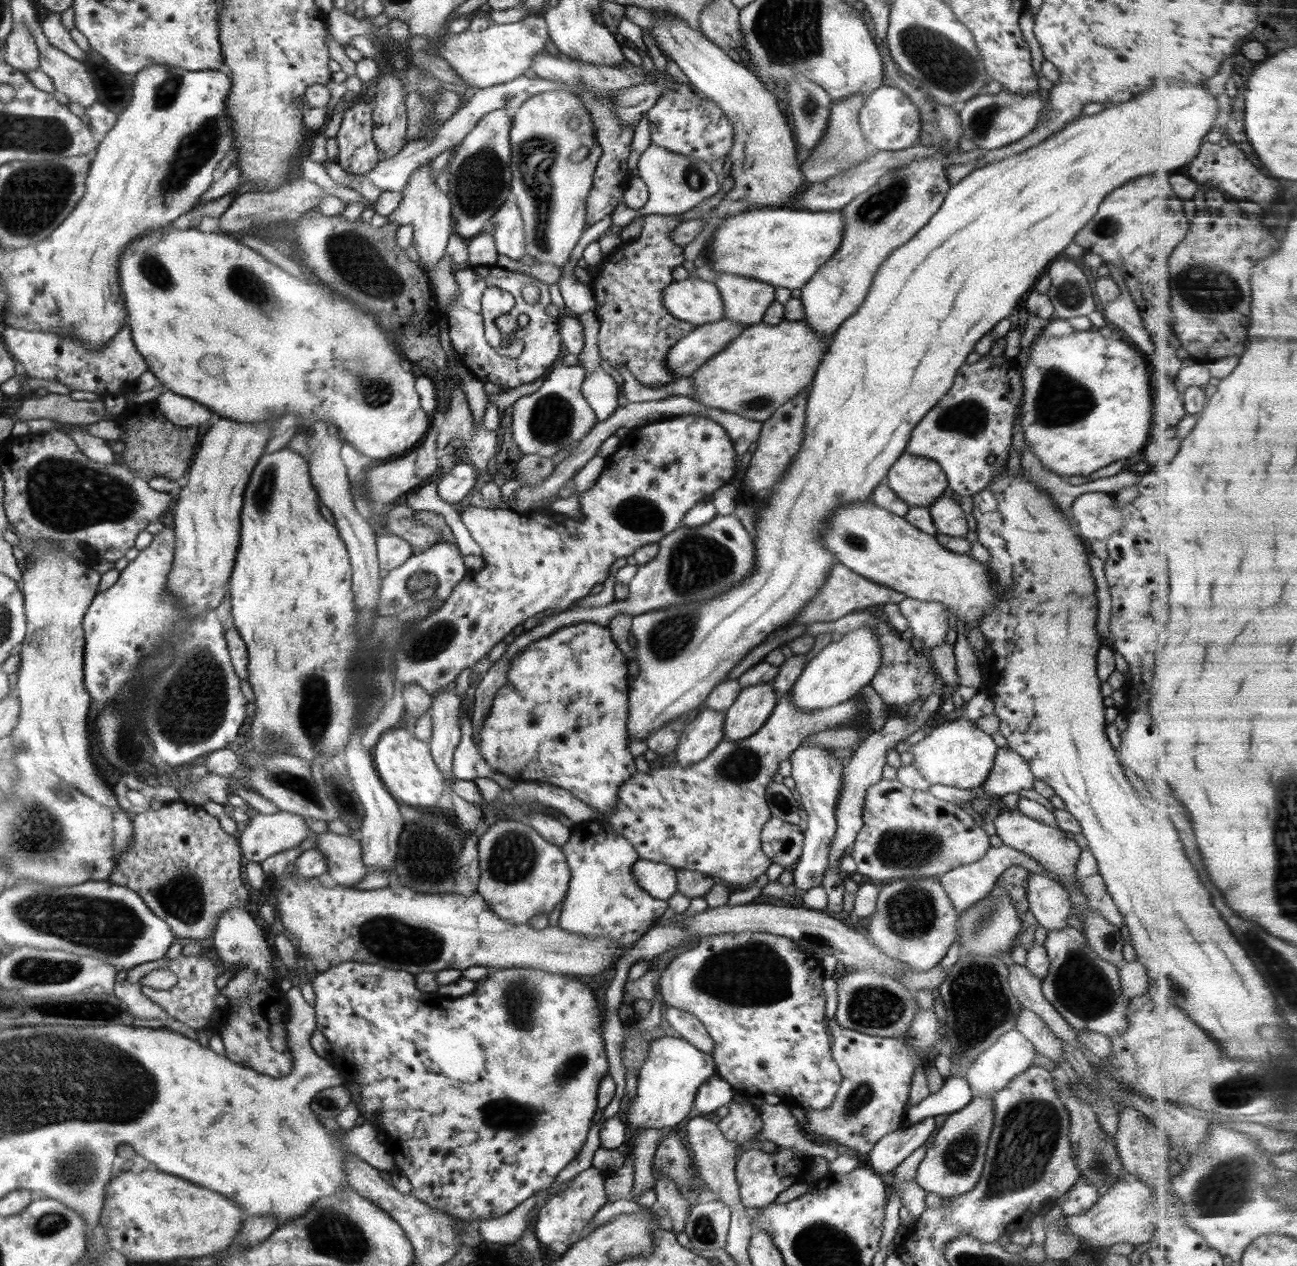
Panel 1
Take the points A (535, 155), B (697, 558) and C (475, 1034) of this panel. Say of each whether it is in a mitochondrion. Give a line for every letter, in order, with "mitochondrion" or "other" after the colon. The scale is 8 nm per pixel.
A: mitochondrion
B: mitochondrion
C: other

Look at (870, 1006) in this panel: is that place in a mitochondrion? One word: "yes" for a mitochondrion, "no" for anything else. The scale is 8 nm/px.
yes

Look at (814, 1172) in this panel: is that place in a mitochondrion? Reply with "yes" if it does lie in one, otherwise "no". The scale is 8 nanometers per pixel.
no

